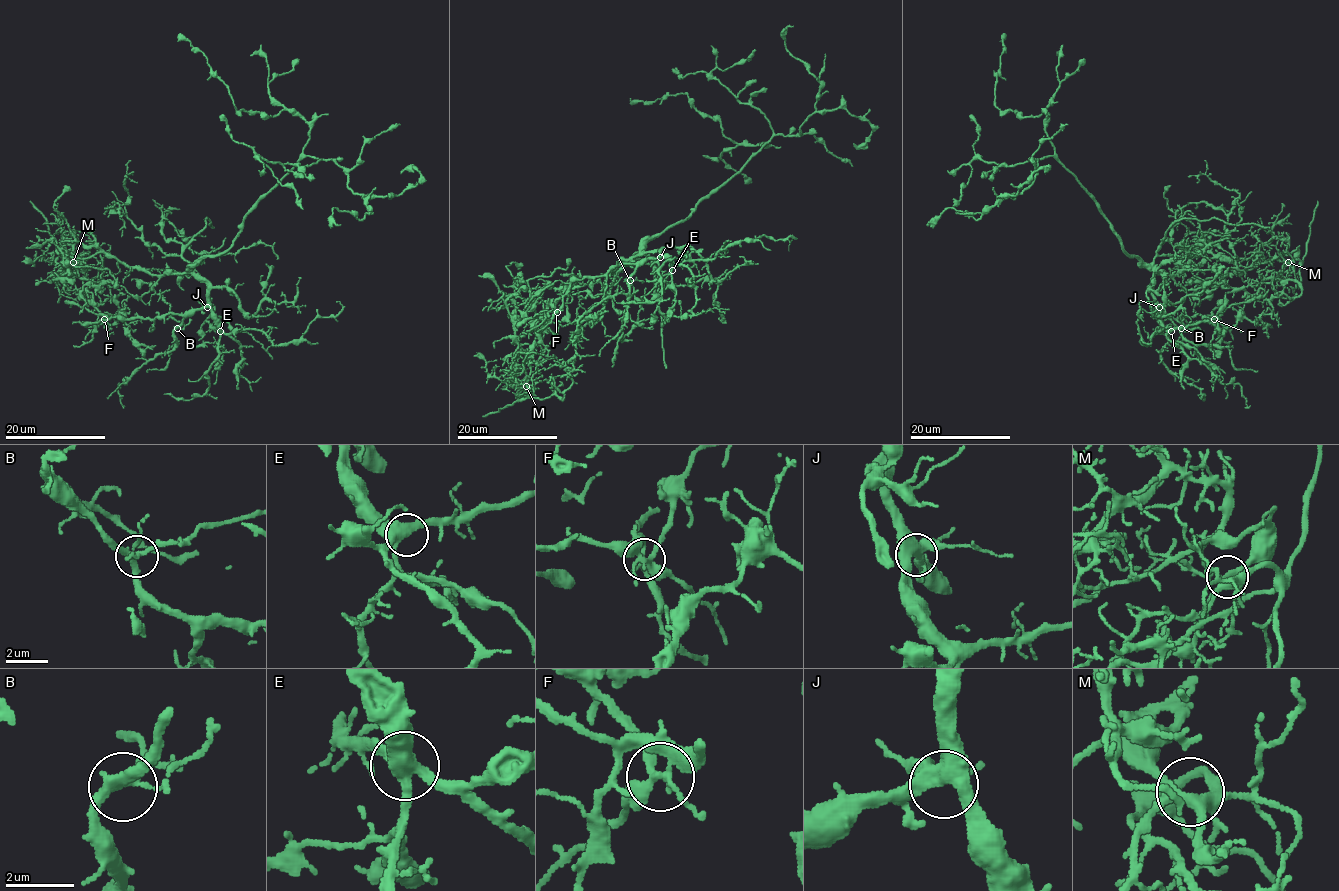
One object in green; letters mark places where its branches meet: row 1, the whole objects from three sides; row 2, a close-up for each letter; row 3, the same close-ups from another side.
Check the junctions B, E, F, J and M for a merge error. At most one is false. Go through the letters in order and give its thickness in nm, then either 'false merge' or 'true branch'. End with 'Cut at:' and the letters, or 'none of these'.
B: 280 nm thick; true branch
E: 360 nm thick; true branch
F: 280 nm thick; false merge
J: 480 nm thick; true branch
M: 360 nm thick; true branch
Cut at: F

